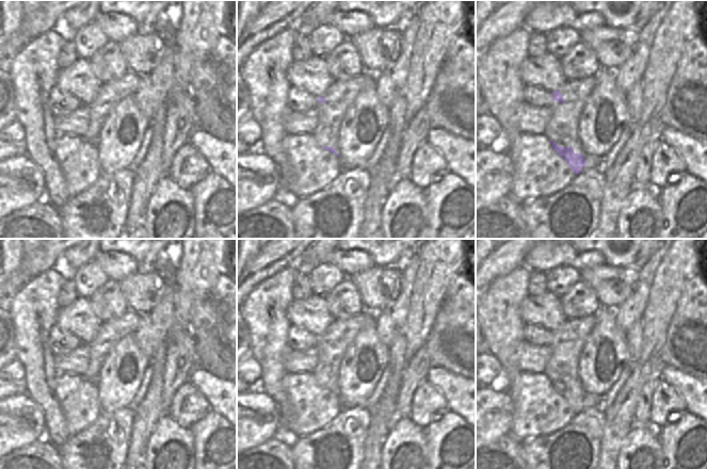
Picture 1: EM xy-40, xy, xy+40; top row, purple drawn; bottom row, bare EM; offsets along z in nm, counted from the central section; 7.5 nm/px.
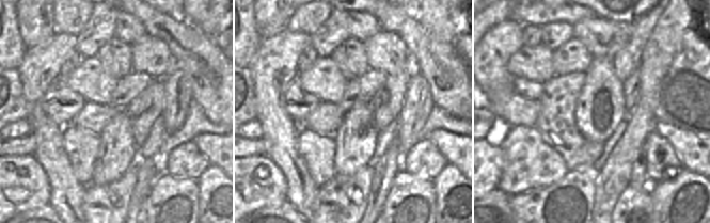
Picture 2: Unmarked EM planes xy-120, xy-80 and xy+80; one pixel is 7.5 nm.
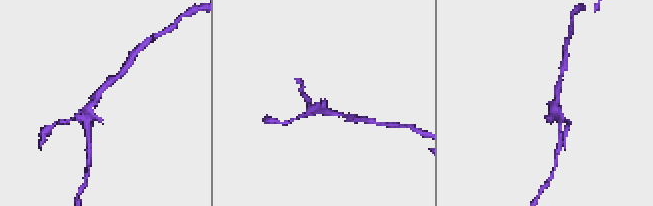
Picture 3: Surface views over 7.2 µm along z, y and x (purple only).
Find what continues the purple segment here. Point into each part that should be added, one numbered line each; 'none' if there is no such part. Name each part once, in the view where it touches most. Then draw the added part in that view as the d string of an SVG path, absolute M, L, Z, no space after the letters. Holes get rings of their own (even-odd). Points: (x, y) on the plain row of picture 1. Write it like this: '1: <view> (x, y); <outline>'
none

